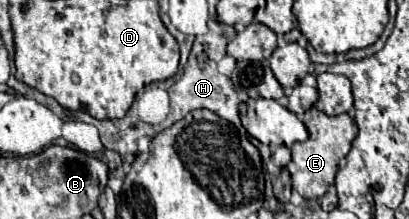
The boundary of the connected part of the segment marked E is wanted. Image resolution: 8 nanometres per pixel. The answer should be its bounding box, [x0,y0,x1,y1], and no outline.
[286,107,358,199]

